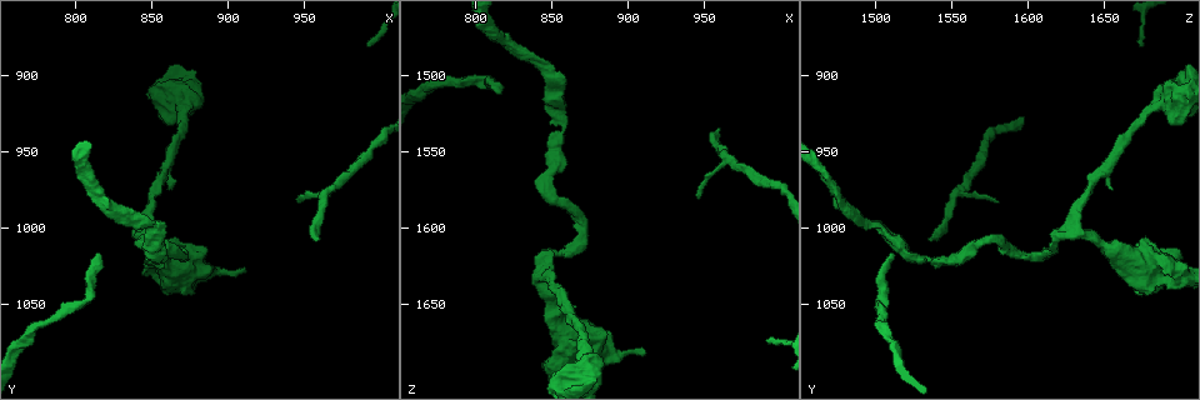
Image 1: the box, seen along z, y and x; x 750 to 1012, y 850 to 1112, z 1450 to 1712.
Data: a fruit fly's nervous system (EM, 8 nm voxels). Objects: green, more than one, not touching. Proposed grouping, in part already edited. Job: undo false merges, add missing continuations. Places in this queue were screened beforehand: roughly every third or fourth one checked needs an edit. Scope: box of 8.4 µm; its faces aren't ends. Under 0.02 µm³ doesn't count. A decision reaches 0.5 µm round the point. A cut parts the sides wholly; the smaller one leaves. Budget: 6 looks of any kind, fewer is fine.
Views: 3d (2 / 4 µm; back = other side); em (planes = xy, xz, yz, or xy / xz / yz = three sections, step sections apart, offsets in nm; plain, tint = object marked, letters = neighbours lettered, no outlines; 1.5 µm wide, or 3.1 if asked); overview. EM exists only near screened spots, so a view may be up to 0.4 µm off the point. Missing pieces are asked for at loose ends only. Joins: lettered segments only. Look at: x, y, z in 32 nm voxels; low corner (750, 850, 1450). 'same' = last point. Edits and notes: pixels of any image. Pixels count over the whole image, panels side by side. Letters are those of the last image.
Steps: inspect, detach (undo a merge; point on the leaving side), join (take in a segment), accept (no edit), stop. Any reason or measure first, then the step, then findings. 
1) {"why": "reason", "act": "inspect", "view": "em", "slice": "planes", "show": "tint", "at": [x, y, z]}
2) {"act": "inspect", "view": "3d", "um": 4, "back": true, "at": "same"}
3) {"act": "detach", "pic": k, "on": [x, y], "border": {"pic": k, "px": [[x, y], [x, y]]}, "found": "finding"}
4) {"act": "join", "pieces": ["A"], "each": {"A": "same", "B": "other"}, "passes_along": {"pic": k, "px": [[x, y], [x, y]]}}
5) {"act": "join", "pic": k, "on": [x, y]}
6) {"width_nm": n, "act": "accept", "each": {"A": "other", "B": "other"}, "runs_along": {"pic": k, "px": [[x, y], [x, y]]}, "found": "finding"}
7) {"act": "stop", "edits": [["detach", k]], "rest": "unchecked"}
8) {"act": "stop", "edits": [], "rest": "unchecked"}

{"why": "abrupt turn", "act": "inspect", "view": "em", "slice": "planes", "show": "plain", "at": [870, 1018, 1606]}

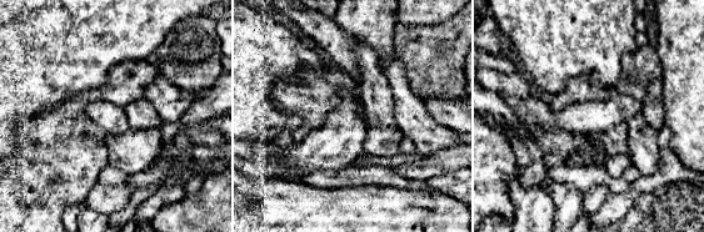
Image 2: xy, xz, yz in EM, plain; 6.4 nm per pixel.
{"act": "inspect", "view": "em", "slice": "planes", "show": "tint", "at": "same"}

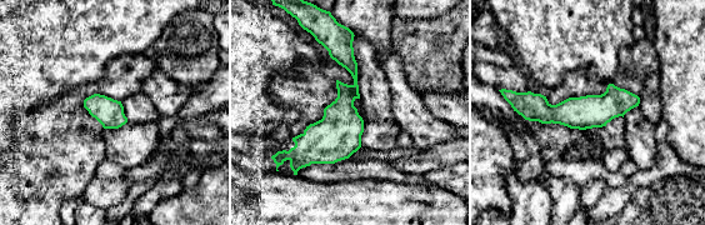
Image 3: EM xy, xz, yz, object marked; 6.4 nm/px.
{"why": "what lies round it", "act": "inspect", "view": "em", "slice": "planes", "show": "letters", "at": "same"}

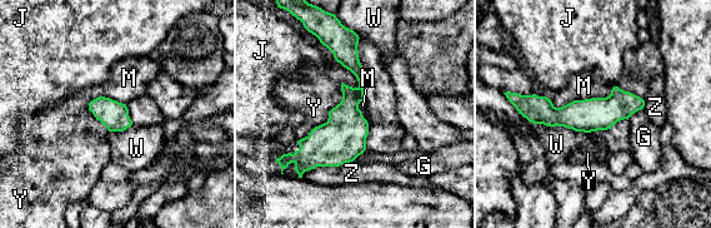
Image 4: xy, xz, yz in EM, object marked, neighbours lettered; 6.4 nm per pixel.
{"act": "accept", "each": {"G": "other", "J": "other", "M": "other", "W": "other", "Y": "other", "Z": "other"}, "border": {"pic": 4, "px": [[612, 88], [562, 107]]}, "found": "one cell here"}

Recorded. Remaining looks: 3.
{"why": "thick end", "act": "inspect", "view": "3d", "um": 4, "at": [846, 1028, 1696]}

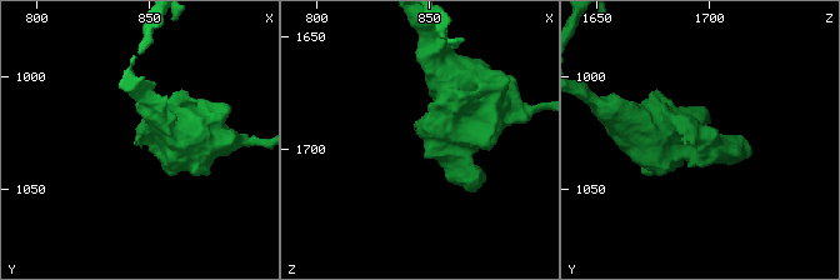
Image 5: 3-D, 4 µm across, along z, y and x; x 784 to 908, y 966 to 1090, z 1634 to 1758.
{"why": "shape alone is not enough", "act": "inspect", "view": "em", "slice": "xz", "step": 8, "show": "letters", "at": [848, 1028, 1694]}

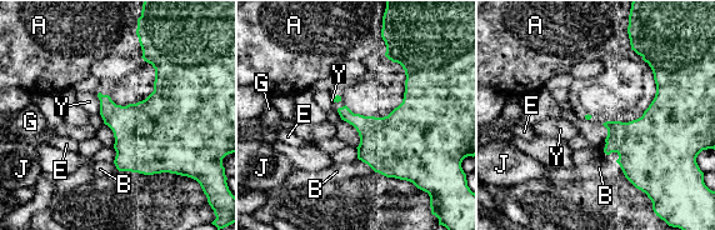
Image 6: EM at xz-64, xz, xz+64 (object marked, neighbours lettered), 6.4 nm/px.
{"act": "accept", "each": {"A": "other", "B": "other", "E": "other", "G": "other", "J": "other", "Y": "other"}, "found": "no lettered segment goes on from it"}

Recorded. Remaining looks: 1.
{"why": "thin end", "act": "inspect", "view": "em", "slice": "planes", "show": "letters", "at": [958, 1008, 1534]}

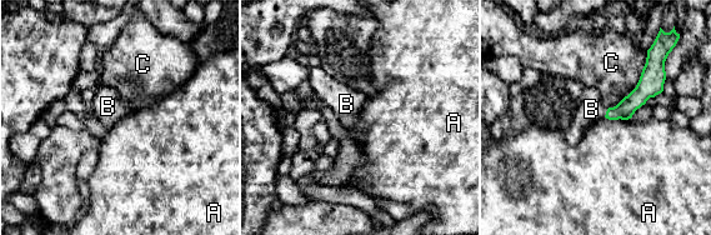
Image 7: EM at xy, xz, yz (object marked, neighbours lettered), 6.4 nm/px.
{"width_nm": 110, "act": "join", "pieces": ["B"], "each": {"A": "other", "B": "same", "C": "other"}, "passes_along": {"pic": 7, "px": [[625, 109], [606, 113], [591, 109]]}, "found": "it goes on there"}

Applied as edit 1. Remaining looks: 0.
{"act": "stop", "edits": [["join", 7]], "rest": "unchecked"}

